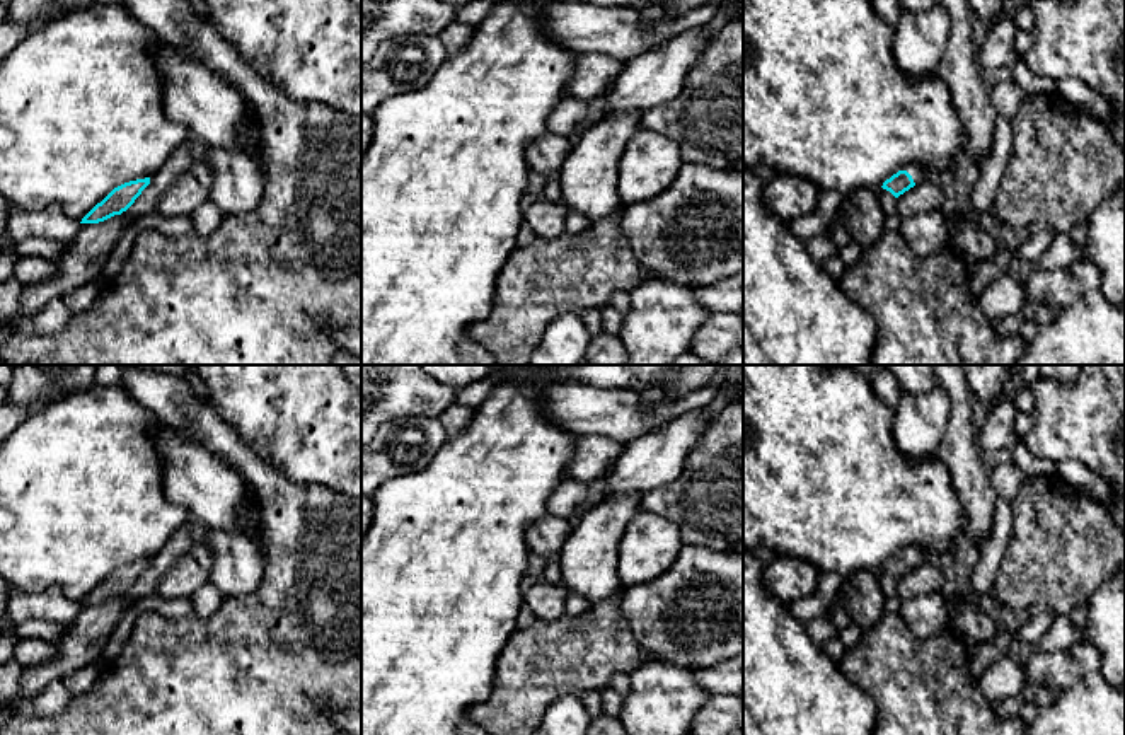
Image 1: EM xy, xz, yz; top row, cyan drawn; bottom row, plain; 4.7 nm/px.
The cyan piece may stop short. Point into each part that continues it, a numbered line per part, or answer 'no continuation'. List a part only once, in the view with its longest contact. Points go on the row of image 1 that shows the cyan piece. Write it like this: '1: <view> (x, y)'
1: yz (912, 169)

